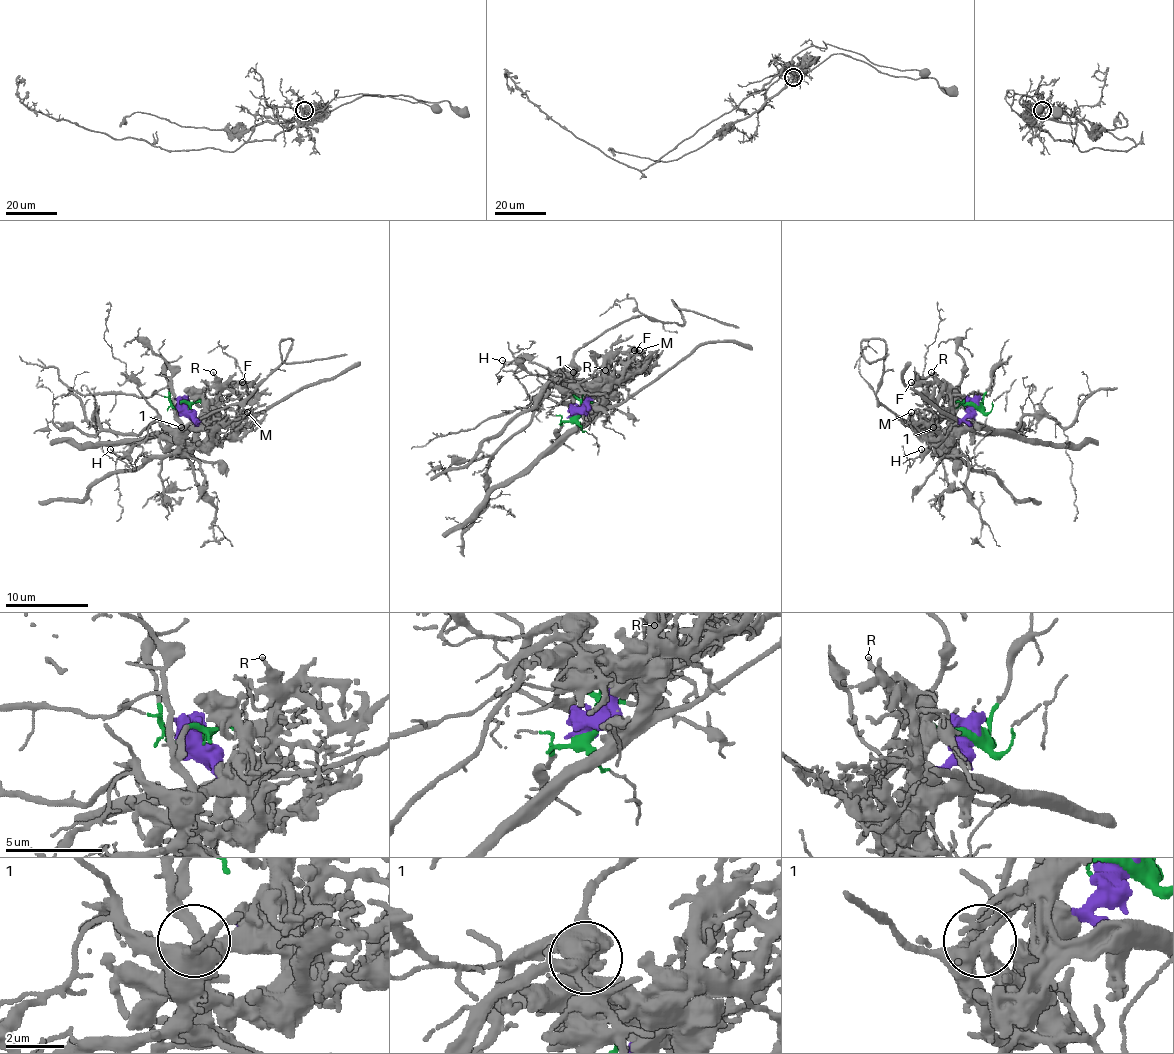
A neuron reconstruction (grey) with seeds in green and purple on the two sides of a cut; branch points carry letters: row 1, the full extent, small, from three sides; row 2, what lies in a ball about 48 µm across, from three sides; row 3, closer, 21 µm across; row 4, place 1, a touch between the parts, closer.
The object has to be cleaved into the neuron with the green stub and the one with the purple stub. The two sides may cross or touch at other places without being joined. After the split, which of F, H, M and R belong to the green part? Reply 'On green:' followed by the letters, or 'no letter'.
On green: H

